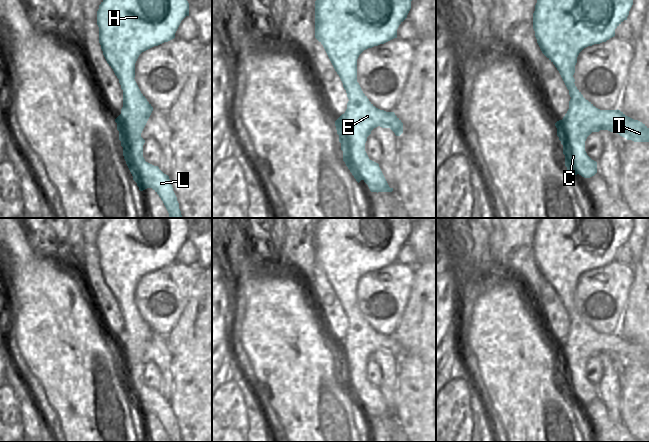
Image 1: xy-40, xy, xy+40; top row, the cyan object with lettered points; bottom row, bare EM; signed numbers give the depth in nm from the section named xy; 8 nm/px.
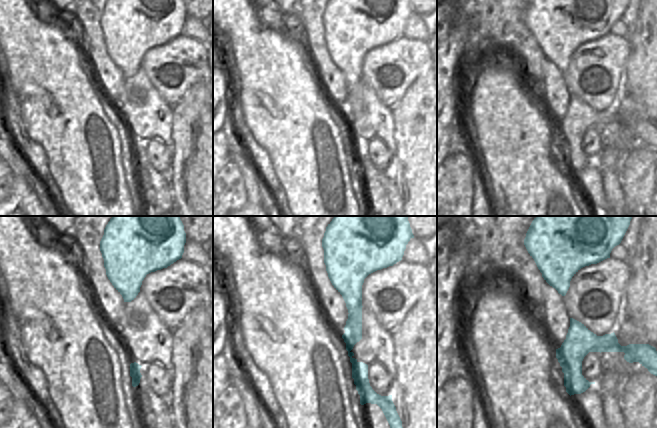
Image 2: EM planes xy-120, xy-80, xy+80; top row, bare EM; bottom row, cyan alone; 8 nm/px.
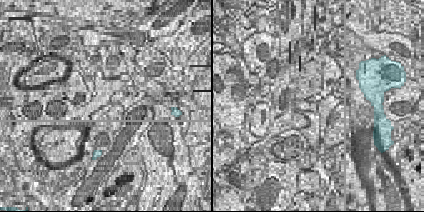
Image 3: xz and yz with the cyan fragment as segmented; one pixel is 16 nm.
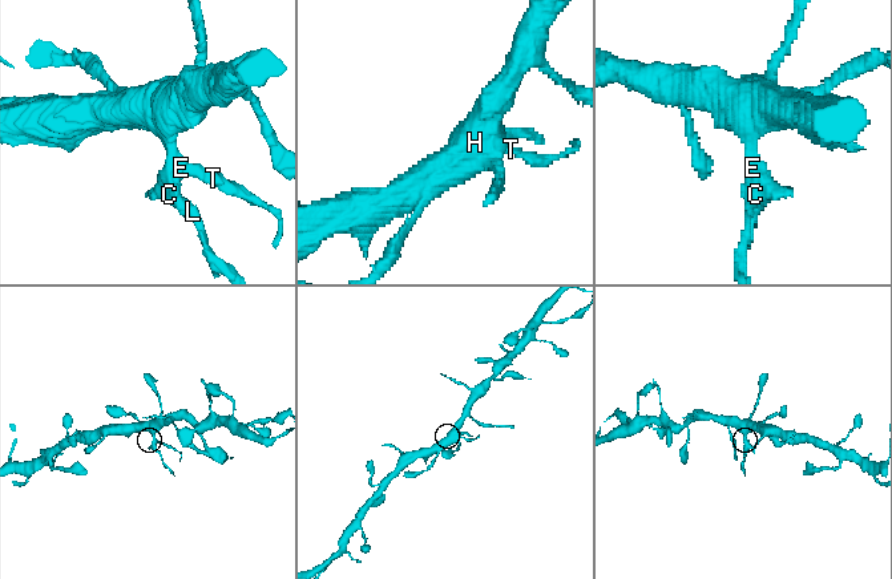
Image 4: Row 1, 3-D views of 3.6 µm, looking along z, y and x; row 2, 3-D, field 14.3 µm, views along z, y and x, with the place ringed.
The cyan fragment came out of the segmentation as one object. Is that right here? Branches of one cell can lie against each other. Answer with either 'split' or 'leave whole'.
split

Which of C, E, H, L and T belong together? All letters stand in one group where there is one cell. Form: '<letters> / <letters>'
C E L T / H

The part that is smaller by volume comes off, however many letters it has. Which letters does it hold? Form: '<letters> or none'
C, E, L, T.

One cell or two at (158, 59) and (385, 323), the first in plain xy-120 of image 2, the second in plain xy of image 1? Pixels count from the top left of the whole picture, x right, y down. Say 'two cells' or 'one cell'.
one cell

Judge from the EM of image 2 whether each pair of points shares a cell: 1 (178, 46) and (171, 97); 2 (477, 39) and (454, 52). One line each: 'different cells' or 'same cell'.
1: same cell
2: different cells

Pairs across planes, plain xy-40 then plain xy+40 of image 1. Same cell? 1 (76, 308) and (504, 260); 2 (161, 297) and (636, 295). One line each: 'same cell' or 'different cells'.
1: different cells
2: different cells

